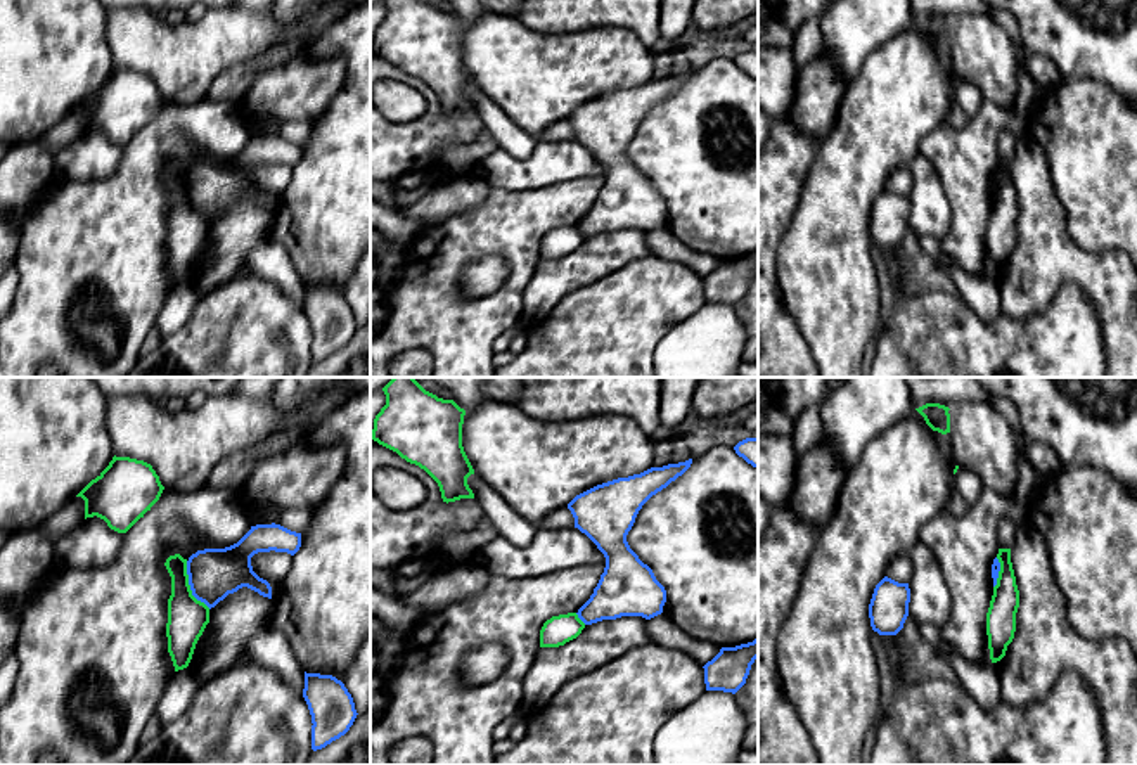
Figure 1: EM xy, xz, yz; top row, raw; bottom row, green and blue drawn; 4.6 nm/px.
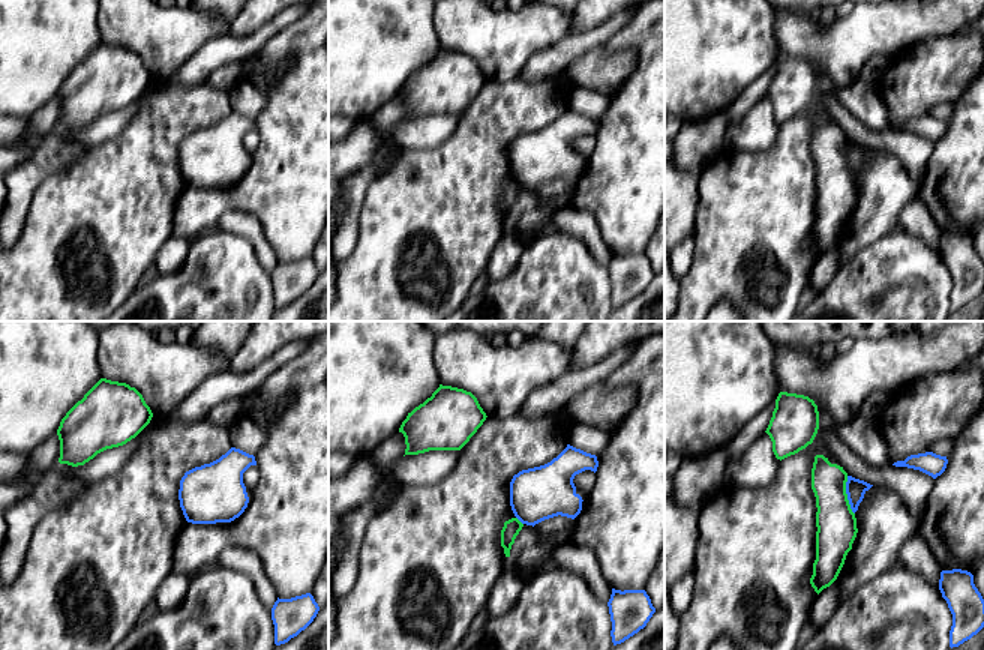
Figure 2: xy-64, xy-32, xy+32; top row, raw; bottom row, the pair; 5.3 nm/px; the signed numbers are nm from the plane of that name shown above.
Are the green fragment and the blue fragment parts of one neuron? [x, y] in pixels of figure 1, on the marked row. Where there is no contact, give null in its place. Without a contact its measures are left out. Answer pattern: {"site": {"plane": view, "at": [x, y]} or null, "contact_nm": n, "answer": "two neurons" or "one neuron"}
{"site": {"plane": "xy", "at": [189, 587]}, "contact_nm": 260, "answer": "two neurons"}

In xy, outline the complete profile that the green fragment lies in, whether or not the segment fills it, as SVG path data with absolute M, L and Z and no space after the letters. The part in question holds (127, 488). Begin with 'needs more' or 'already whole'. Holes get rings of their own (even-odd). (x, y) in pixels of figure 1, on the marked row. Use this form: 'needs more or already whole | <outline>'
already whole | M112 457L109 466L76 497L85 500L85 519L100 518L126 533L159 500L164 486L151 464Z

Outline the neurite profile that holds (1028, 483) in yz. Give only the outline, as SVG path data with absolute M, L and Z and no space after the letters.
M988 393L986 403L992 405L997 412L1000 412L1009 421L1009 424L1016 433L1019 457L1018 457L1018 481L1014 485L1012 497L1026 512L1033 504L1035 497L1038 495L1040 488L1047 481L1047 478L1044 478L1025 457L1025 445L1028 440L1023 433L1018 410L1012 405L1012 402L1009 402L1007 398L997 396L993 393Z

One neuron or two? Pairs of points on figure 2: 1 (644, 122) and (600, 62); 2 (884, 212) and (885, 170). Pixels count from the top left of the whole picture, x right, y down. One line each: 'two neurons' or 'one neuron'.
1: two neurons
2: one neuron

